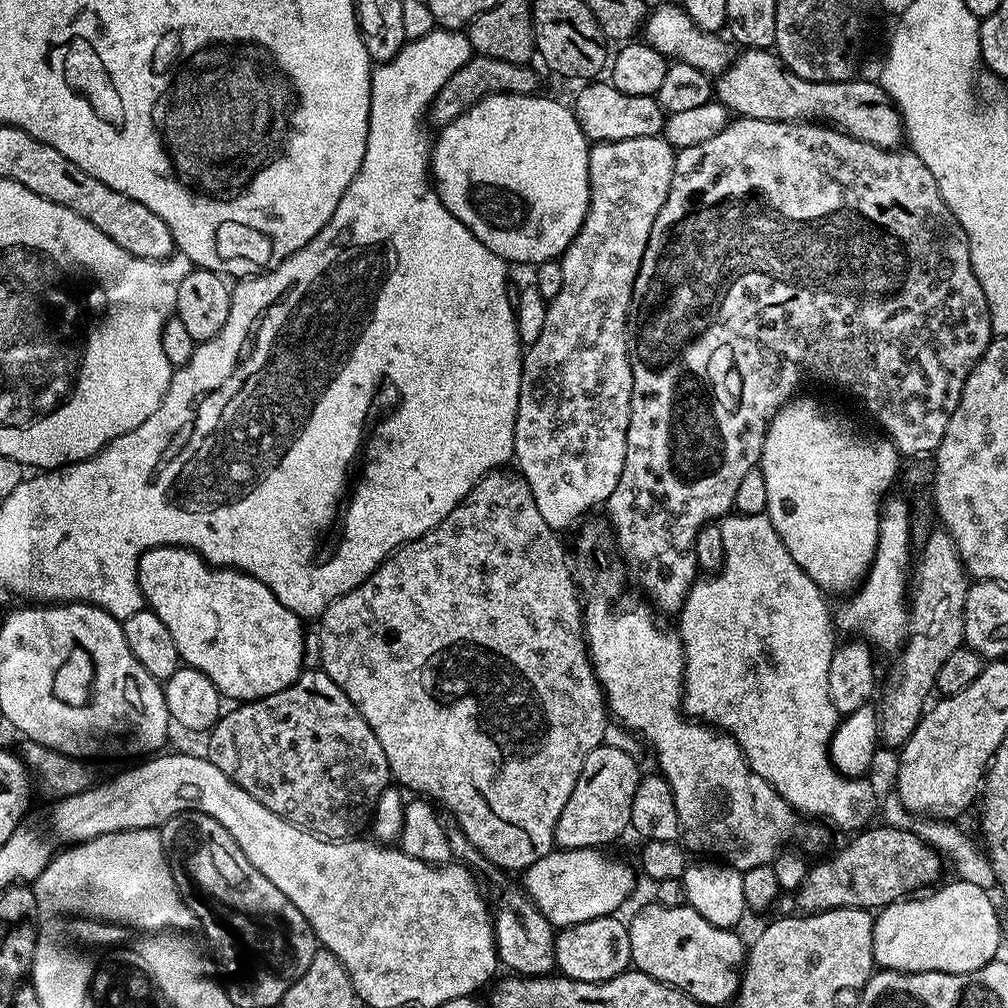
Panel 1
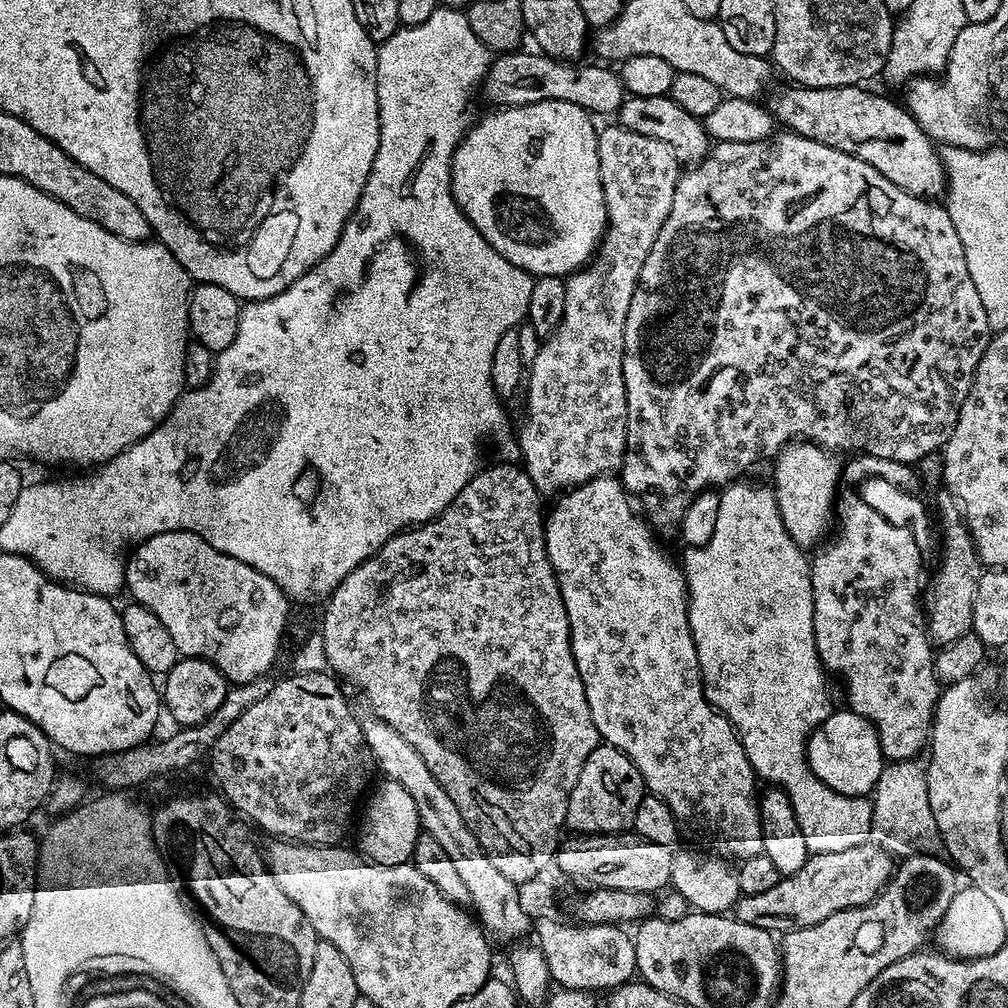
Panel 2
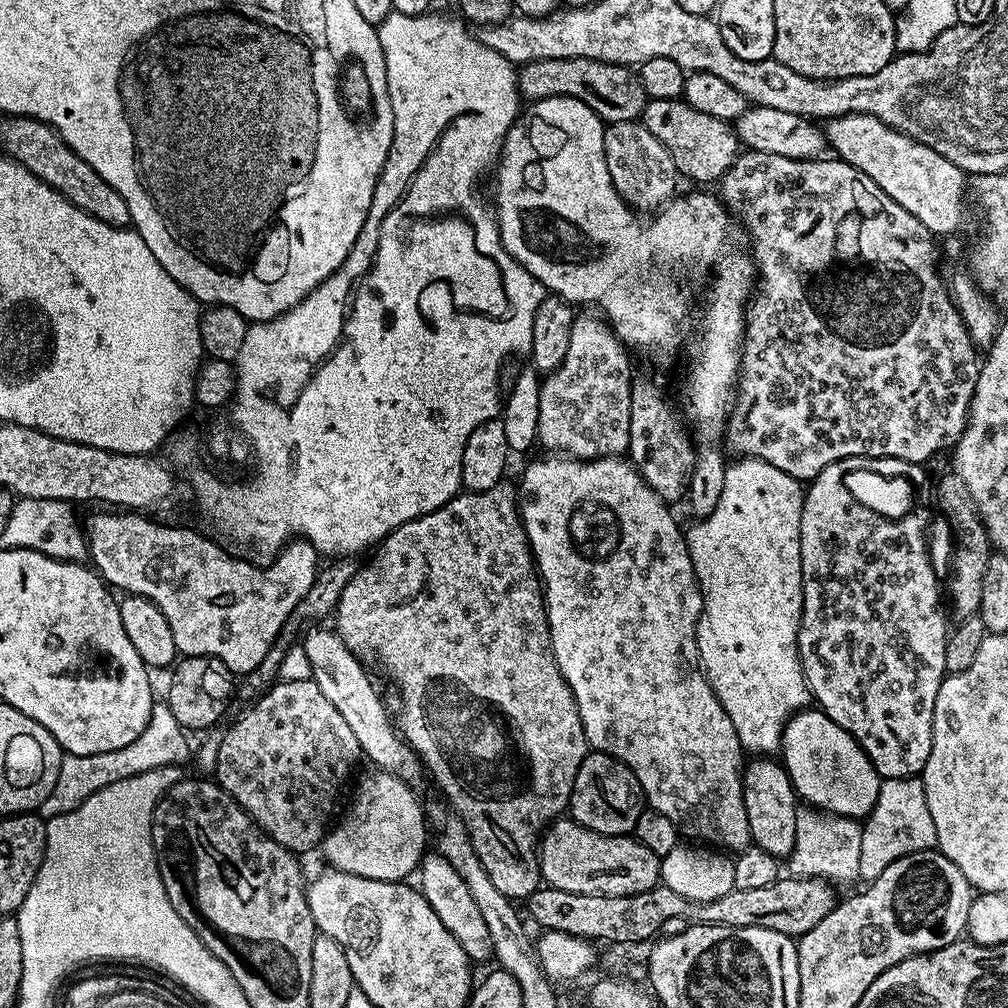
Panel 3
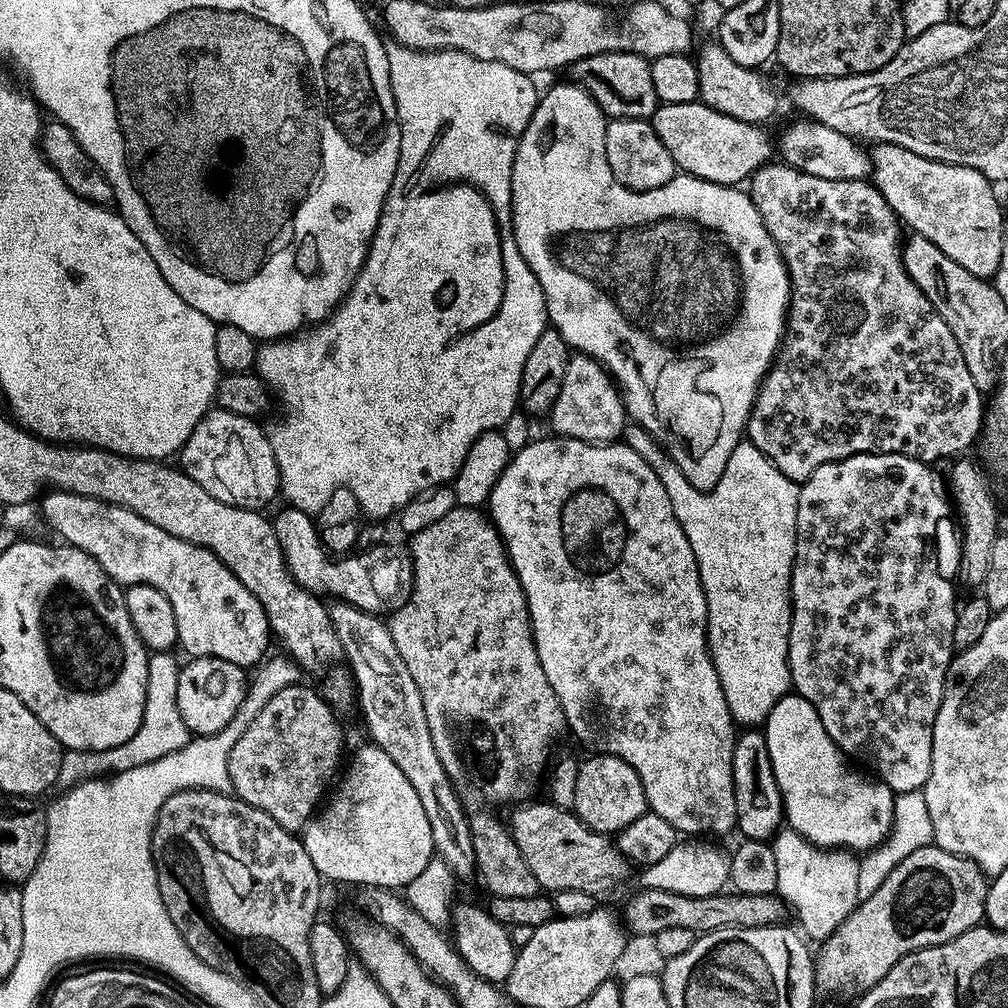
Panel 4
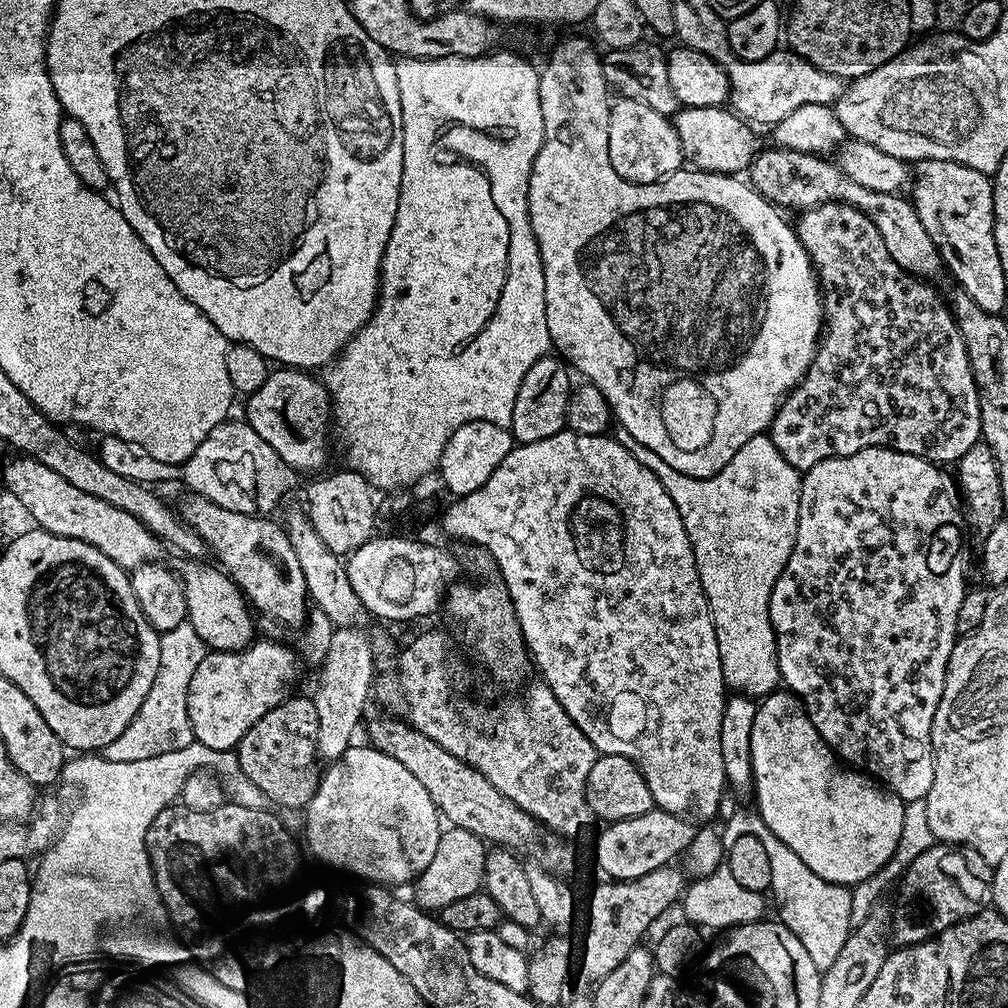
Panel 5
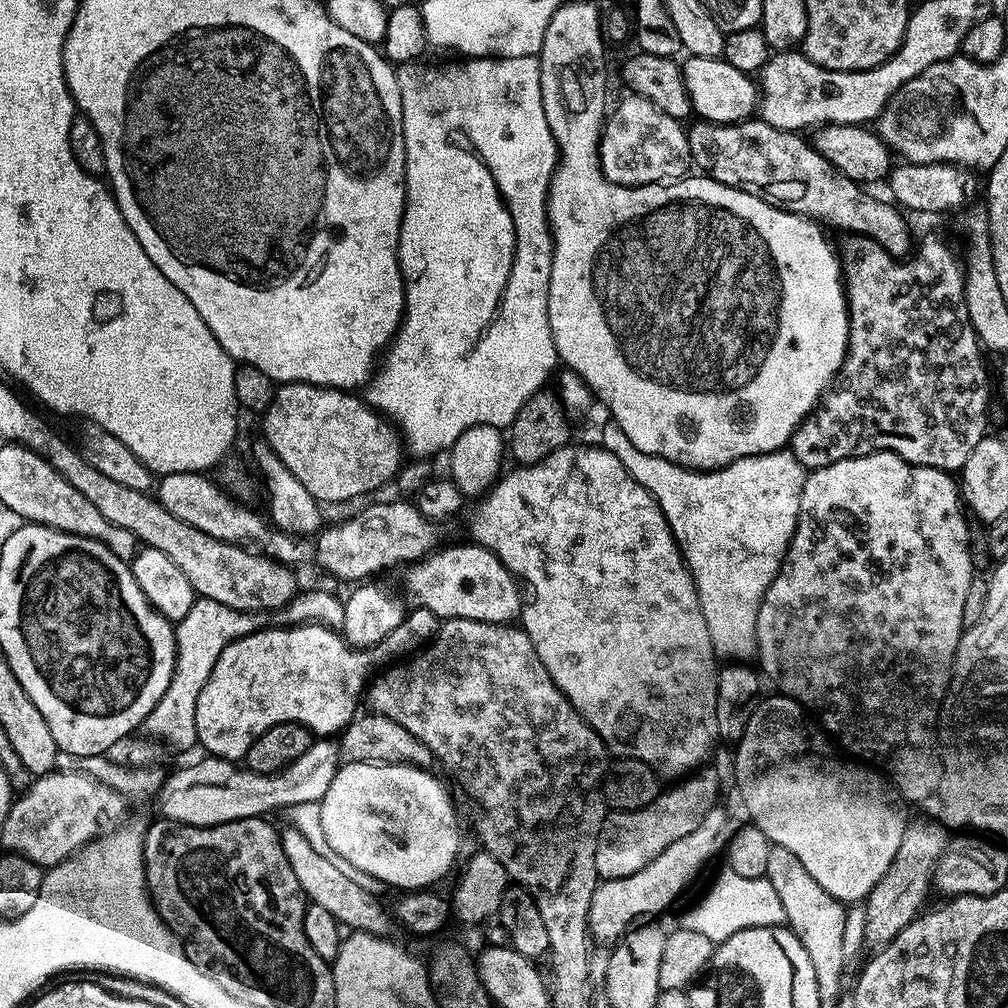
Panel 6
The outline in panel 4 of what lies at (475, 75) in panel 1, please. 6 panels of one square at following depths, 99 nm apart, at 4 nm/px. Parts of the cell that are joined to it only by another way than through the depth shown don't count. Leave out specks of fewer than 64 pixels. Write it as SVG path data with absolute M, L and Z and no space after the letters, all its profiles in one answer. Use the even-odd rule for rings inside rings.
M599 52L571 64L570 73L571 79L585 88L594 102L598 102L605 117L613 120L648 120L660 104L658 94L654 92L651 66L652 60L647 56L639 56L637 52Z

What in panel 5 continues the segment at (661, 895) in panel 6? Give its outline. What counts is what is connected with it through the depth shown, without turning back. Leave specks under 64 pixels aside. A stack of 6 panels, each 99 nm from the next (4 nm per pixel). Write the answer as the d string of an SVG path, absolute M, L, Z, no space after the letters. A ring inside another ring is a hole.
M665 866L650 874L640 876L632 881L604 880L592 892L588 902L588 936L584 940L582 954L582 974L584 977L598 982L606 974L619 965L630 954L630 950L639 947L640 938L646 930L658 919L675 901L681 899L686 888L686 876L679 867Z

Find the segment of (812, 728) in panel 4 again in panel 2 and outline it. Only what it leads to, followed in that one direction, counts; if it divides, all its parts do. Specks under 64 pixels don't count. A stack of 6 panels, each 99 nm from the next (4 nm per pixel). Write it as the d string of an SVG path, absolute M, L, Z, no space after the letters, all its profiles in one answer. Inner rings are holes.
M850 710L833 711L812 731L808 740L808 769L826 786L843 796L868 796L873 791L886 761L876 727Z

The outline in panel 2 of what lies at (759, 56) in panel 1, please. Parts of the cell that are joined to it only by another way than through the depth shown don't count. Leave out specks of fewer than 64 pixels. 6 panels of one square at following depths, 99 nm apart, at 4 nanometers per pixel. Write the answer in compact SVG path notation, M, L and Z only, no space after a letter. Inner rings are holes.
M787 86L766 100L775 123L789 132L822 142L851 156L870 162L878 174L890 178L894 186L915 196L940 198L946 192L944 164L937 145L916 124L907 107L884 96L867 92L867 87L802 88Z

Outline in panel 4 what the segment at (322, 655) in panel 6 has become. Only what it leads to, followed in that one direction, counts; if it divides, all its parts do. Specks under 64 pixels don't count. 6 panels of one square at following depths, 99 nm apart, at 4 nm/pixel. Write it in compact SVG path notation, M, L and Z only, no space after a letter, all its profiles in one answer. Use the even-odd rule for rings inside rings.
M198 656L191 661L192 672L181 671L178 678L178 710L182 721L192 736L216 736L238 714L238 708L248 691L249 677L244 677L245 669L238 664L231 664L222 658Z

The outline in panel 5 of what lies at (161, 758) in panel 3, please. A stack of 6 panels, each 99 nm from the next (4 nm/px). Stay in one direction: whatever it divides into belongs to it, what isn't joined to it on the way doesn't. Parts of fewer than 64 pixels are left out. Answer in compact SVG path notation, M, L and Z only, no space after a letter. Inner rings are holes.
M188 621L161 633L158 673L150 686L150 693L143 699L142 706L131 720L130 726L114 742L102 748L100 754L112 762L136 762L139 759L168 754L173 750L182 750L183 747L192 744L195 736L188 712L190 681L207 653L207 644L198 637L197 631Z

